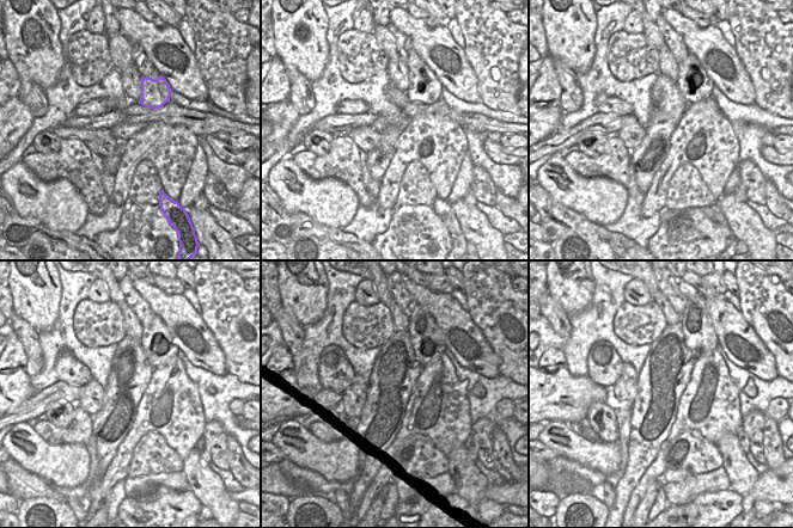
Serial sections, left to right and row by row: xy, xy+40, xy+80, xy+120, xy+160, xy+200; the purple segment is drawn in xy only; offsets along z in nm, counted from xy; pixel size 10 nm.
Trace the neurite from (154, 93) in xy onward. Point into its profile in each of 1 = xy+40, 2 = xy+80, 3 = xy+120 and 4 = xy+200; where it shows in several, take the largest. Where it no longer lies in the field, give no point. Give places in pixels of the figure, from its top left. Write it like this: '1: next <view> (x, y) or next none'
1: next xy+40 (425, 87)
2: next xy+80 (694, 84)
3: next xy+120 (157, 342)
4: next xy+200 (700, 337)

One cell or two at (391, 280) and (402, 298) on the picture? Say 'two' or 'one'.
one

